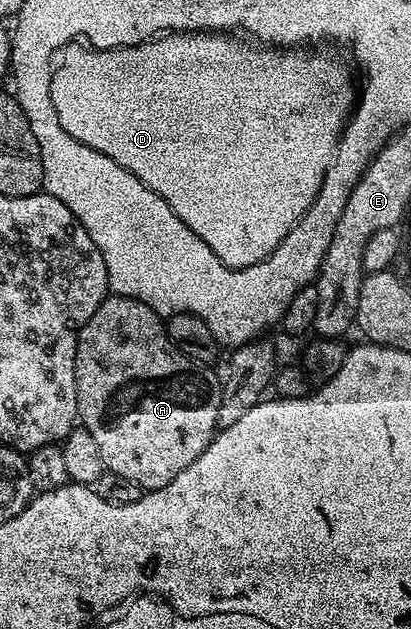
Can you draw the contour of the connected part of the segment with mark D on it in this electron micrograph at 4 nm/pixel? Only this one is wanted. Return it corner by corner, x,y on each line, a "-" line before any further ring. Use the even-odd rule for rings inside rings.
181,31
163,33
145,43
120,47
114,51
96,49
90,45
68,45
62,48
63,60
60,63
58,60
51,73
53,109
57,109
57,121
61,121
61,129
65,129
67,138
89,145
92,152
105,156
108,161
133,173
133,177
153,189
153,193
157,193
157,197
161,197
169,209
173,209
173,213
177,213
177,217
181,217
181,221
185,221
185,225
193,229
193,233
201,237
205,245
209,245
212,256
222,266
233,268
257,265
263,259
268,259
273,249
277,249
280,241
293,229
296,221
310,209
321,189
339,137
357,103
357,87
351,84
352,68
347,68
341,60
322,55
319,49
312,50
315,51
312,55
306,55
303,49
272,49
267,45
242,47
235,39
238,38
227,33

